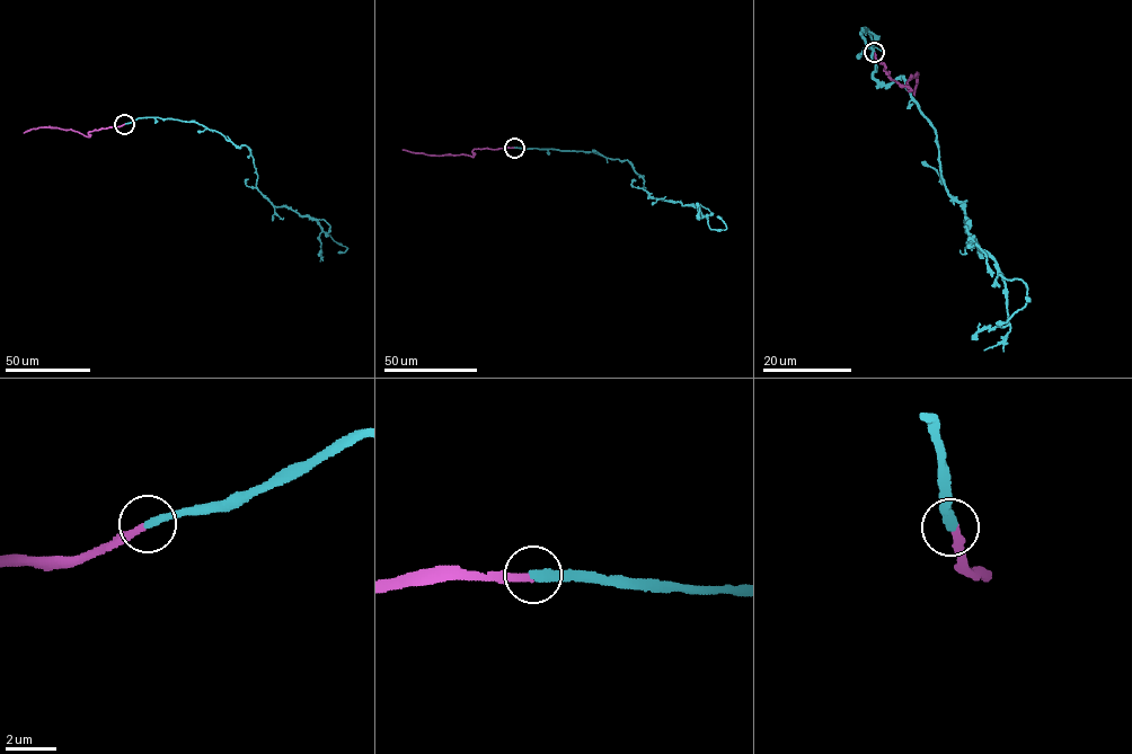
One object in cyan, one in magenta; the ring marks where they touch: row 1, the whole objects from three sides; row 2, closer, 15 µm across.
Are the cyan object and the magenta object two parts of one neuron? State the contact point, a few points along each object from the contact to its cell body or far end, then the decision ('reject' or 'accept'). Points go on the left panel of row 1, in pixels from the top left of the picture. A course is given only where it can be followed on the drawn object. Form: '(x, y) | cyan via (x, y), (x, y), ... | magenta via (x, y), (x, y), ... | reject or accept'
(124, 124) | cyan via (124, 124), (147, 117), (195, 122), (246, 145), (258, 191), (275, 206), (315, 219), (347, 248), (337, 253) | magenta via (124, 124), (89, 131), (89, 136), (71, 129), (50, 127), (24, 133) | accept

